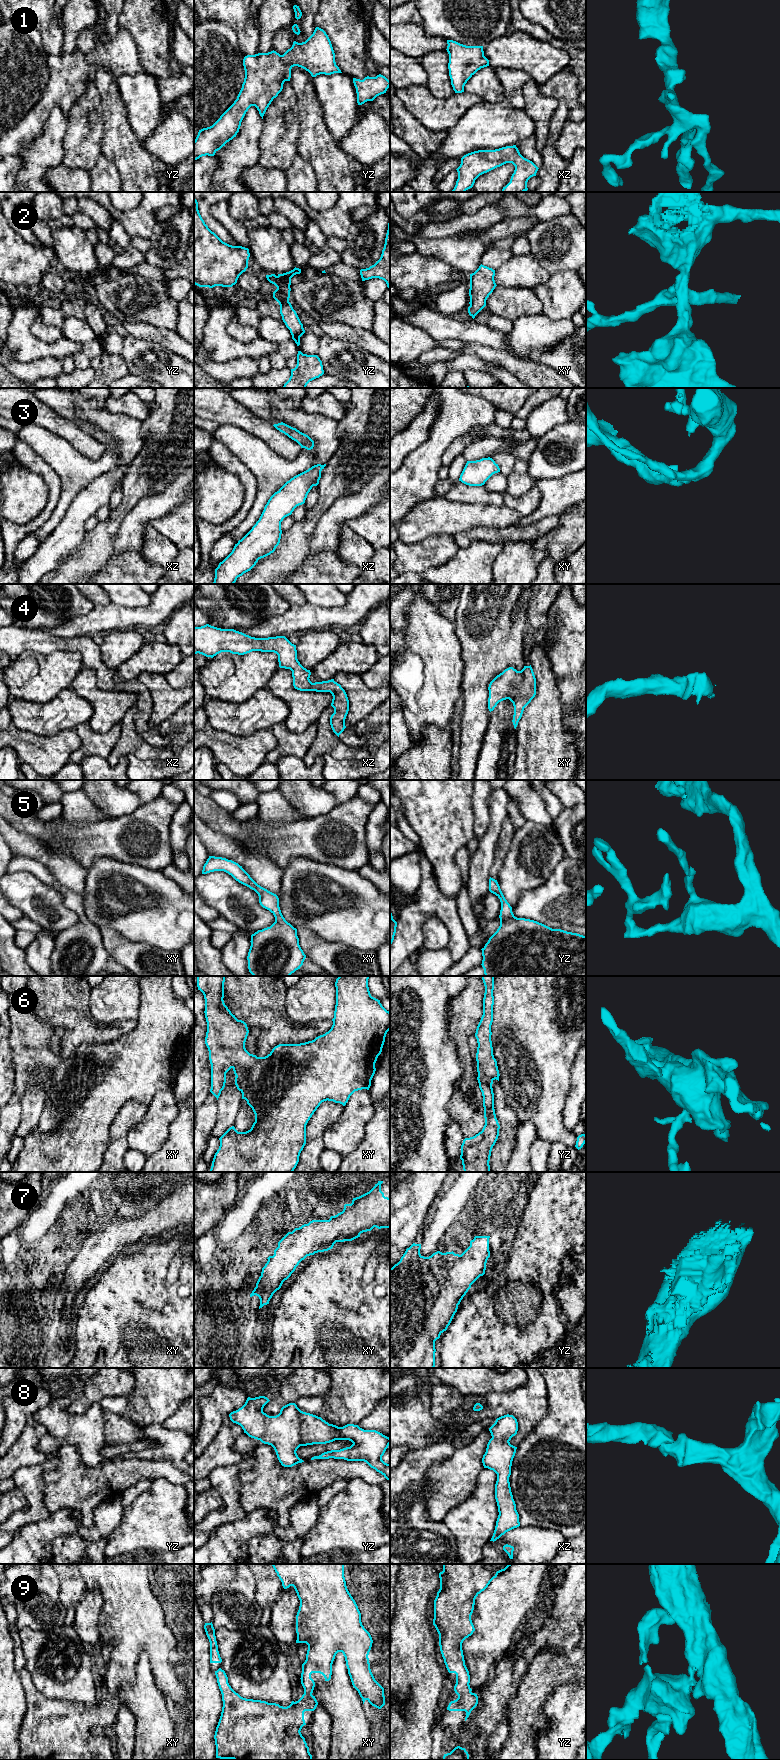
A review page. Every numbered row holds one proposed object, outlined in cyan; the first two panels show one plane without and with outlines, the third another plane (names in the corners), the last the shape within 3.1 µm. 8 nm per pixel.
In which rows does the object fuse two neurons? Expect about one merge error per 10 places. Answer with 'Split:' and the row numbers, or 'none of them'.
Split: none of them

